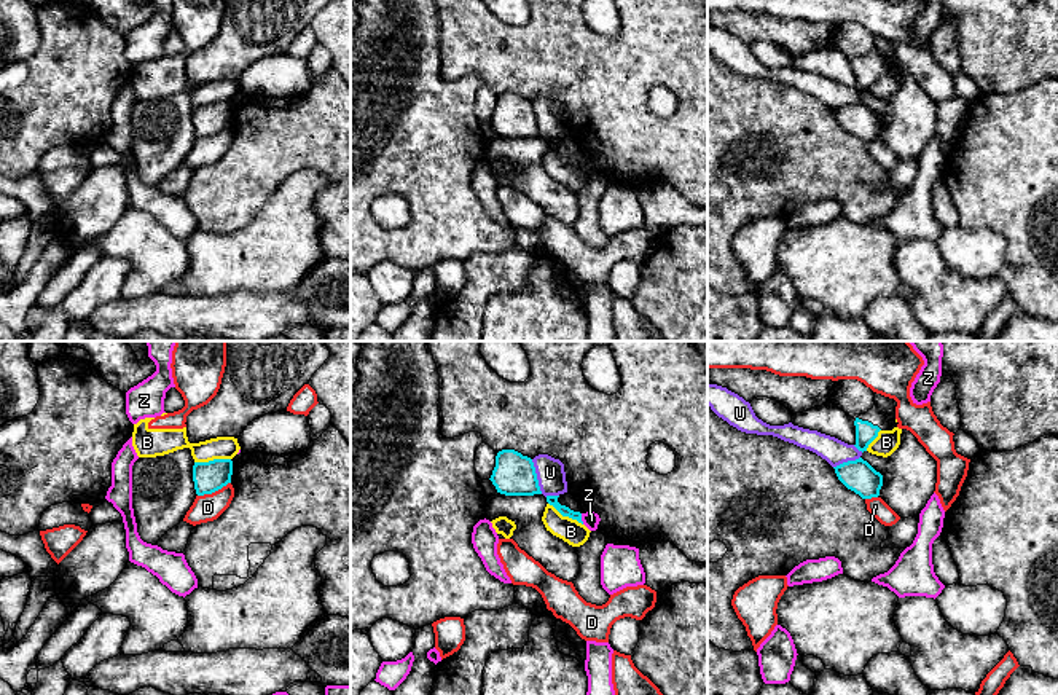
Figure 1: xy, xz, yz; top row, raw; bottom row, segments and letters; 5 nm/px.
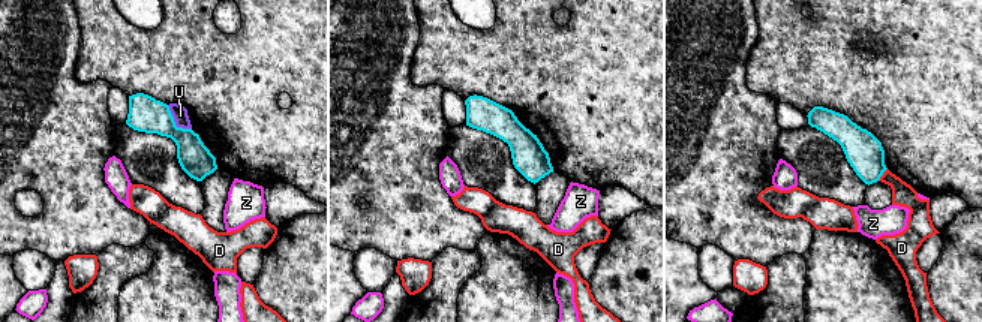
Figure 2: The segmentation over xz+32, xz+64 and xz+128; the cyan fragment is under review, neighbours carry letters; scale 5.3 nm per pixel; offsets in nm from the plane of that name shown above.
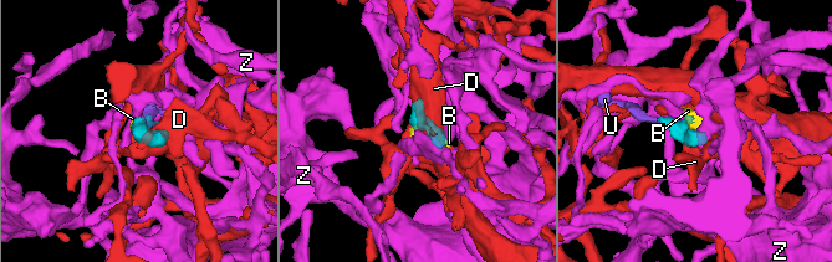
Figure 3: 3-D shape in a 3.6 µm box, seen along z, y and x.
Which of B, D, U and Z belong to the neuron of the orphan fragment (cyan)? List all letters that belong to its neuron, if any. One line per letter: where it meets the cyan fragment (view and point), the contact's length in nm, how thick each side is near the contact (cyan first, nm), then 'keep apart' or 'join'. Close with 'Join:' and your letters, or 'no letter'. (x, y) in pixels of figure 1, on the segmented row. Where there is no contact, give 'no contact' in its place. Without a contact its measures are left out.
B: xy (214, 459) | 190 nm | 160/120 nm | keep apart
D: xy (214, 491) | 180 nm | 160/140 nm | keep apart
U: xz (536, 477) | 190 nm | 200/140 nm | keep apart
Z: xz (580, 518) | 60 nm | 50/80 nm | keep apart
Join: no letter

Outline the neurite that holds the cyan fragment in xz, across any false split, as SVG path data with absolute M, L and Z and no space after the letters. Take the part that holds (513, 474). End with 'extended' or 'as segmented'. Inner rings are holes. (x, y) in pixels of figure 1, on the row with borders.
M502 450L489 478L497 493L486 501L486 520L507 516L516 524L513 539L521 550L556 577L574 582L580 571L575 547L553 536L543 524L545 507L553 505L562 516L582 521L582 513L558 502L559 496L543 496L531 457L515 450Z; extended

